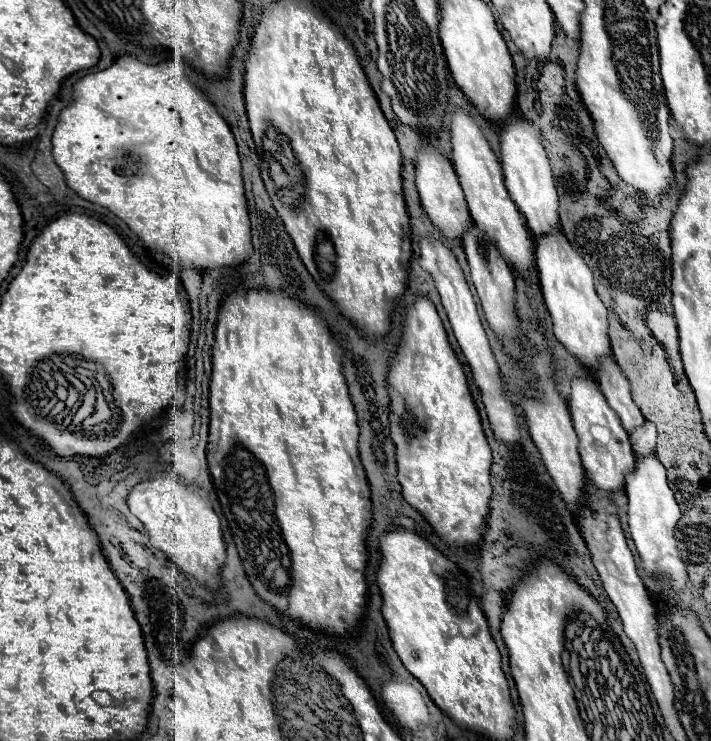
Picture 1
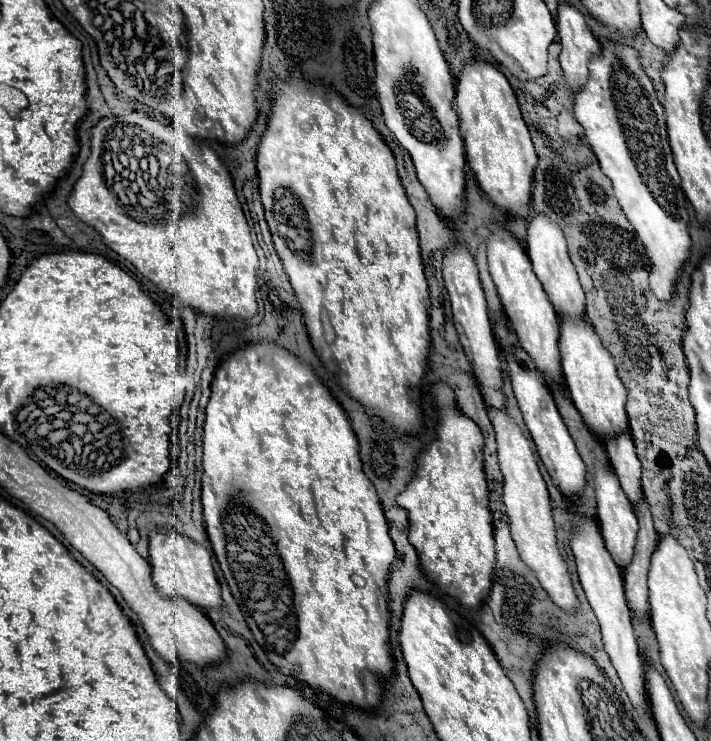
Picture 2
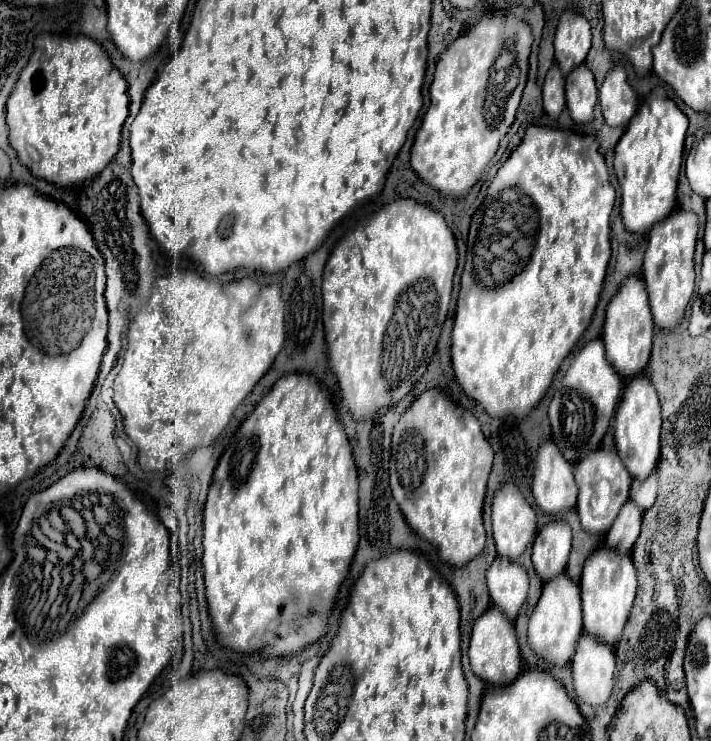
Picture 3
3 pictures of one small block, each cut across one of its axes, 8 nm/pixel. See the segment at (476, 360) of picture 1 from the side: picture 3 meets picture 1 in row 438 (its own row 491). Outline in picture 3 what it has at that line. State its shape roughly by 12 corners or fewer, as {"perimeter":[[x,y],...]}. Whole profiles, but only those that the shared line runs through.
{"perimeter":[[514,486],[492,502],[500,556],[518,560],[538,532],[536,512]]}

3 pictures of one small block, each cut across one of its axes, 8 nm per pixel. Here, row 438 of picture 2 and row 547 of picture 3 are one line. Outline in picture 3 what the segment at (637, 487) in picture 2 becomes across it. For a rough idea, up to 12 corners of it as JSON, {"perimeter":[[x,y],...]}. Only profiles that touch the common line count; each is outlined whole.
{"perimeter":[[628,500],[606,534],[606,546],[630,554],[642,510]]}

